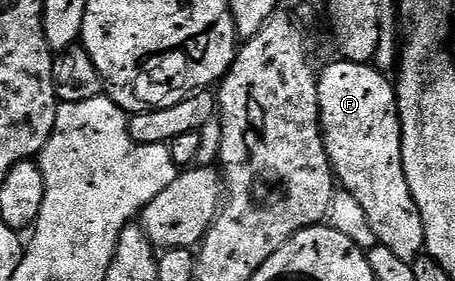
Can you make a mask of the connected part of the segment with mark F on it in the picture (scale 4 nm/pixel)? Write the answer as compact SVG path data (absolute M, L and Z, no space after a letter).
M345 60L330 62L321 67L318 74L318 116L322 124L324 153L330 157L330 166L341 189L360 200L360 206L372 224L375 239L381 245L392 248L396 256L413 263L426 248L424 220L418 211L416 200L408 188L404 176L402 159L402 120L398 111L398 91L395 83L390 82L377 70L374 64L354 63Z

